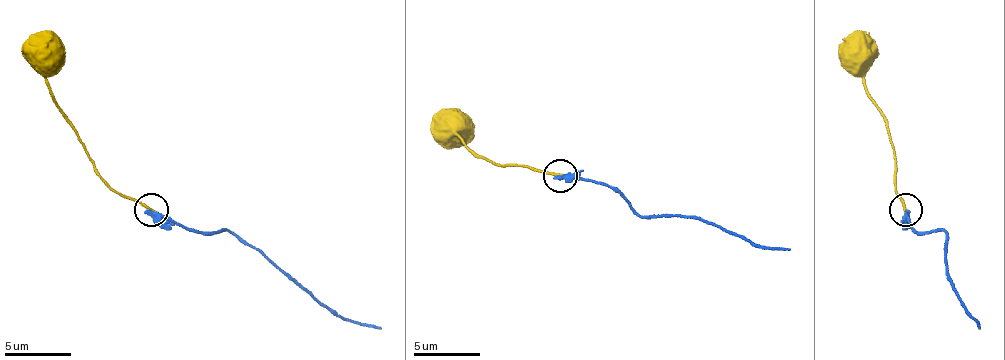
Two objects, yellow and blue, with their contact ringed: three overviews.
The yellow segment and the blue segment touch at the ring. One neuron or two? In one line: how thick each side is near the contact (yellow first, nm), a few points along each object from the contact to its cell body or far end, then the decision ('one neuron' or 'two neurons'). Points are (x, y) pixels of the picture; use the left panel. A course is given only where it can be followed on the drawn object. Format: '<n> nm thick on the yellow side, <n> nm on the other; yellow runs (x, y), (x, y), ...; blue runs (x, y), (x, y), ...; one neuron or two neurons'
190 nm thick on the yellow side, 400 nm on the other; yellow runs (152, 209), (118, 195), (88, 155), (48, 88), (45, 55); blue runs (152, 209), (198, 229), (239, 235), (346, 319), (382, 329); one neuron

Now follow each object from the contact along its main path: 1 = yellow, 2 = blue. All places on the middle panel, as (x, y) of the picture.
1: (561, 176), (527, 166), (497, 166), (474, 153), (454, 129)
2: (561, 176), (607, 183), (648, 216), (708, 220), (755, 246), (791, 250)

